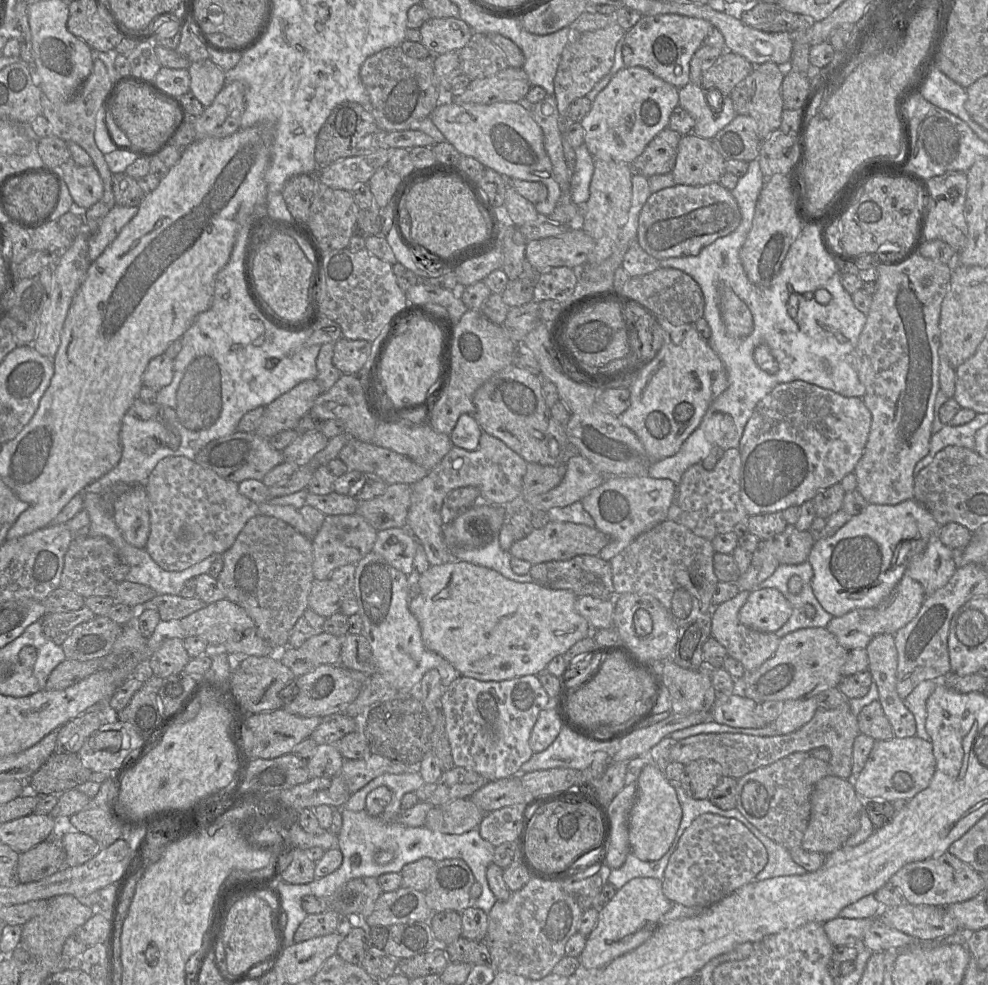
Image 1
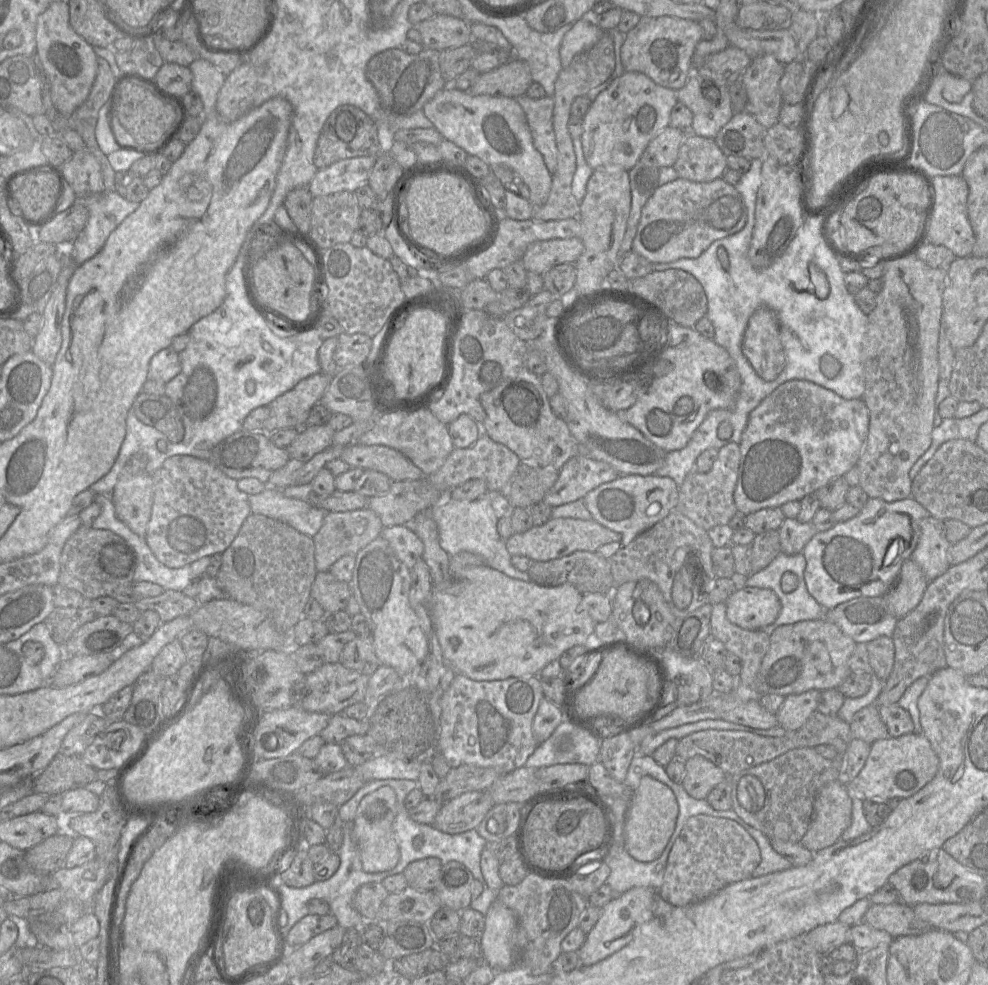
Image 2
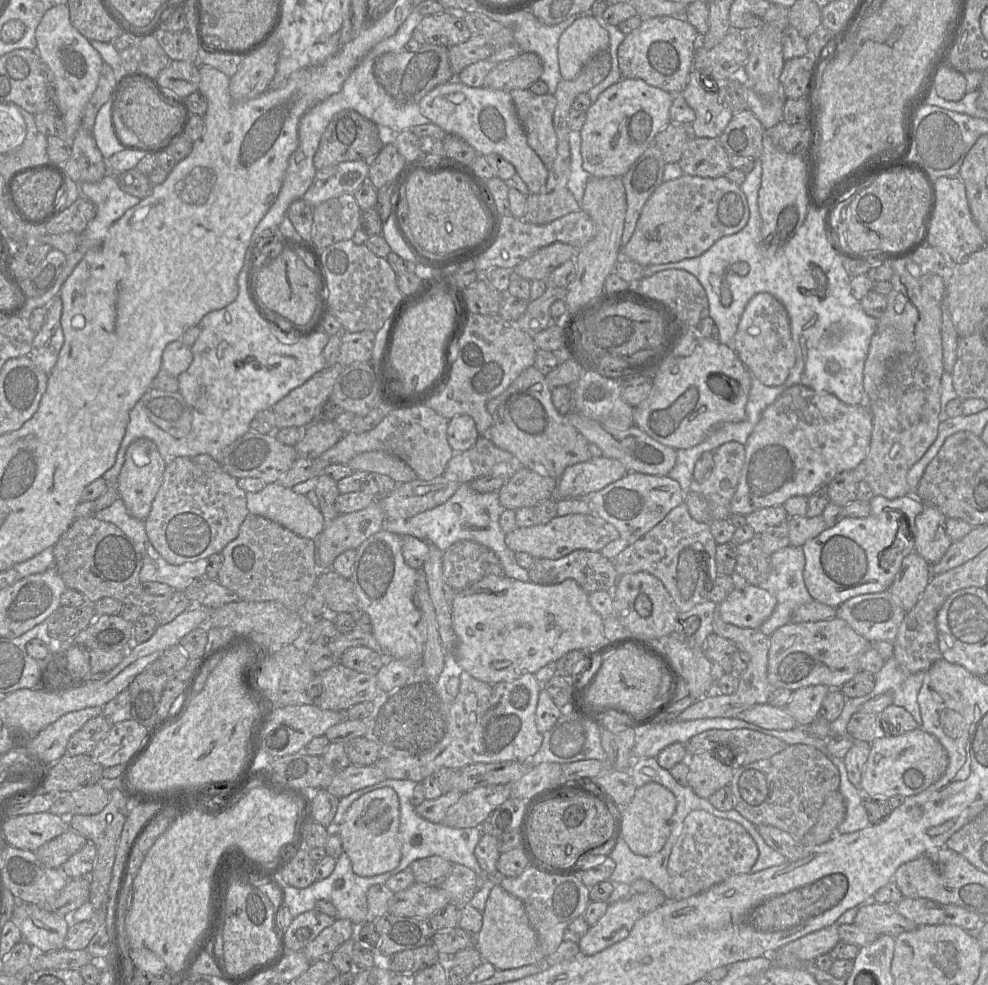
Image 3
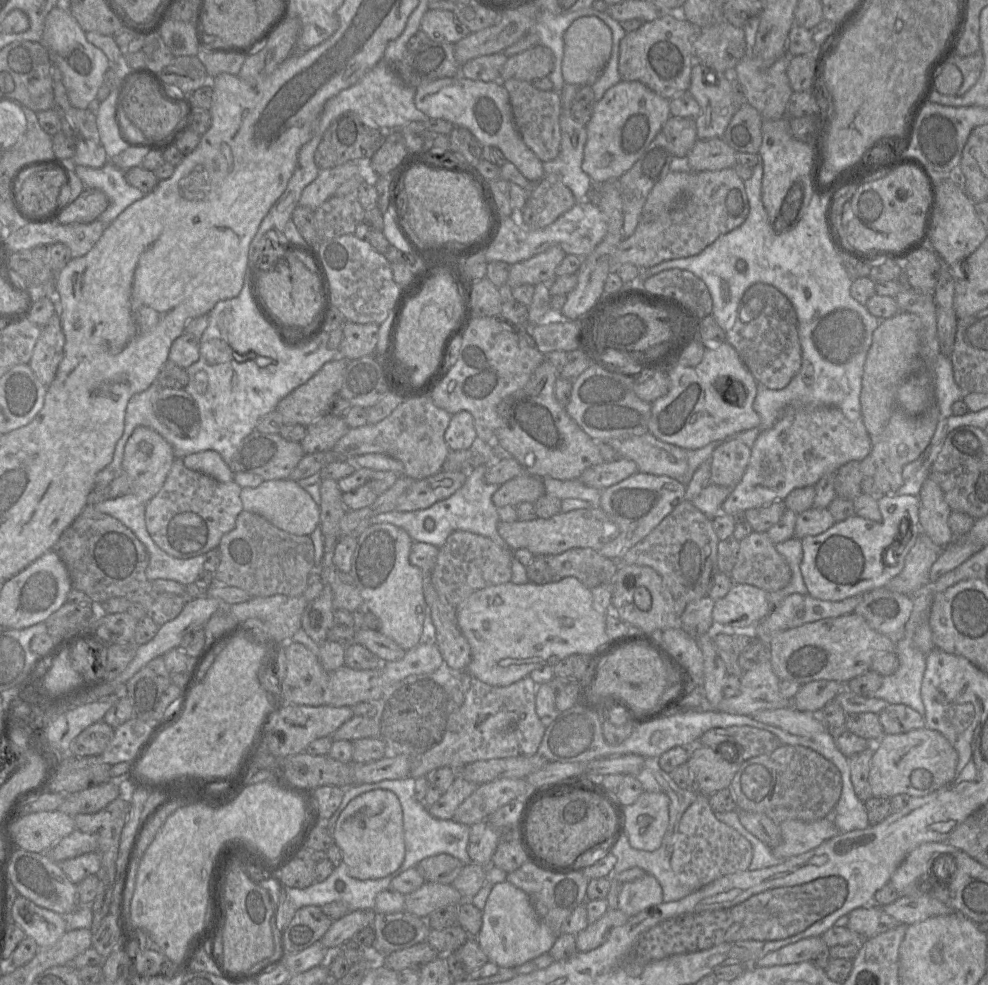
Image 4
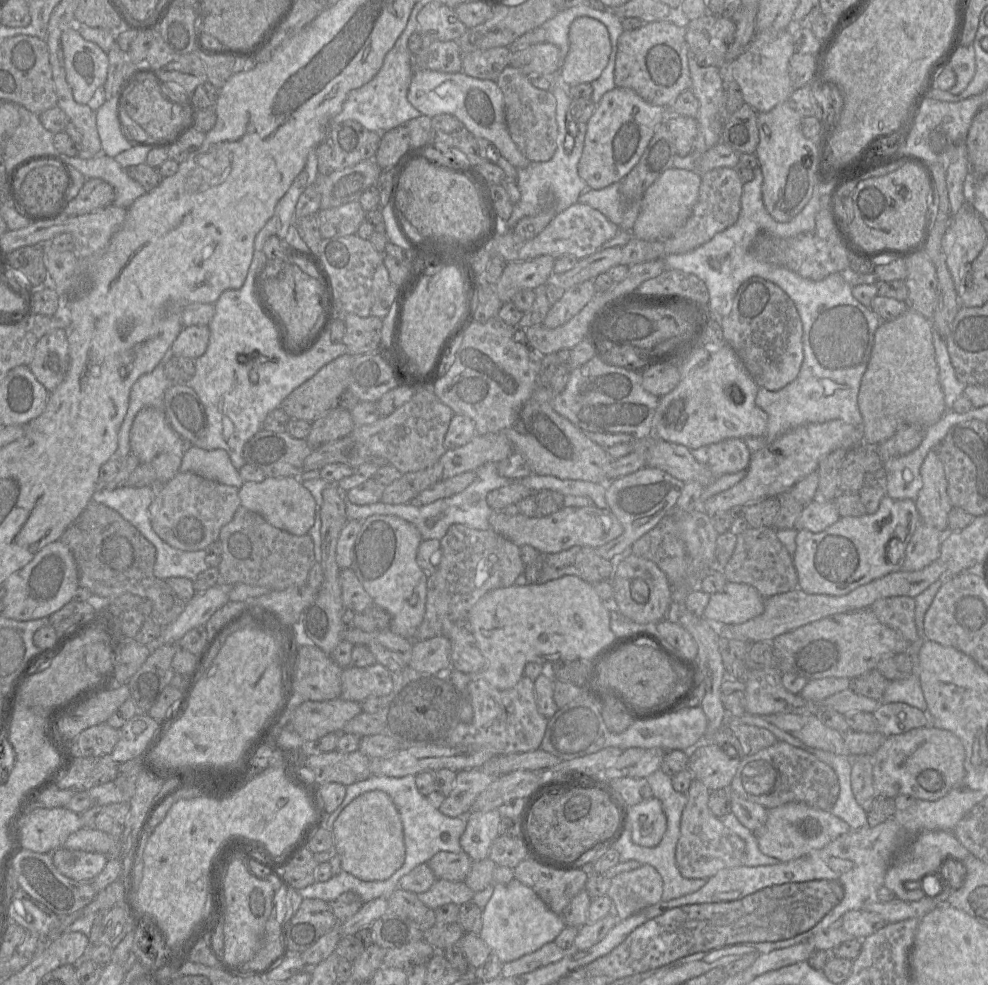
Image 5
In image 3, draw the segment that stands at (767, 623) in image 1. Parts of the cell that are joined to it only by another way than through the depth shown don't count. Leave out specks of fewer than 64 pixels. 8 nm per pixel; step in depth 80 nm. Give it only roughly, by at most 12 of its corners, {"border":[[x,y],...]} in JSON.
{"border":[[737,580],[718,604],[724,622],[759,629],[776,598]]}

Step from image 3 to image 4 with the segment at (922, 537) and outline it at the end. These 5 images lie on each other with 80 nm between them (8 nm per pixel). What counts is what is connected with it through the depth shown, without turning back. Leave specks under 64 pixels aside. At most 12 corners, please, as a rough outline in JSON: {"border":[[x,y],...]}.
{"border":[[927,477],[918,498],[921,532],[939,548],[952,542],[951,509]]}

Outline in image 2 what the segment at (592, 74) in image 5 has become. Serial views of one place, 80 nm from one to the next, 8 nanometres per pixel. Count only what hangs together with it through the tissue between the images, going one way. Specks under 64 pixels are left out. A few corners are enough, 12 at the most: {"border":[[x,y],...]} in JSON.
{"border":[[580,19],[560,45],[562,68],[591,48],[604,30],[590,19]]}

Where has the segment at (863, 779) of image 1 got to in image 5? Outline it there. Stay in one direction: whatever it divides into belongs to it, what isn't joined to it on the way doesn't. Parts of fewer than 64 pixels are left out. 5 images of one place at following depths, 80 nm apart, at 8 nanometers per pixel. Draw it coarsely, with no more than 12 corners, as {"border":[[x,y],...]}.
{"border":[[932,725],[885,737],[877,795],[934,801],[965,776],[965,749]]}

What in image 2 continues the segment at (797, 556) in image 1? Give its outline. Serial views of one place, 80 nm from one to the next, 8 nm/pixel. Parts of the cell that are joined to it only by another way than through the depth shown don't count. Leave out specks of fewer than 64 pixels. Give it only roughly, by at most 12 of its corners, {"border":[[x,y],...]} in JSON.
{"border":[[786,518],[778,531],[781,551],[801,553],[818,533],[812,521]]}

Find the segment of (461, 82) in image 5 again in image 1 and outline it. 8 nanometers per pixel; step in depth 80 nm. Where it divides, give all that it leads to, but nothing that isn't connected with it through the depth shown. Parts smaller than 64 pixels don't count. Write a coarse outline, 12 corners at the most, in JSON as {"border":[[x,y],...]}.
{"border":[[526,101],[457,104],[429,118],[461,155],[561,188]]}

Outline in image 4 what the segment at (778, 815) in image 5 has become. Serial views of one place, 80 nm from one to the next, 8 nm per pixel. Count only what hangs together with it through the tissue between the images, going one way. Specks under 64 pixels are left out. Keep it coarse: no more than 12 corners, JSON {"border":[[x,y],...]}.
{"border":[[834,809],[815,821],[785,820],[772,854],[786,860],[840,833]]}

